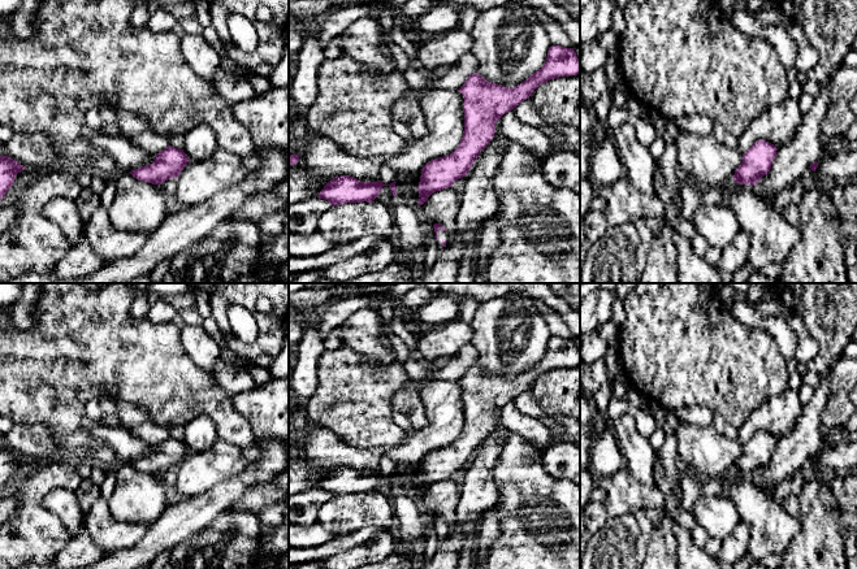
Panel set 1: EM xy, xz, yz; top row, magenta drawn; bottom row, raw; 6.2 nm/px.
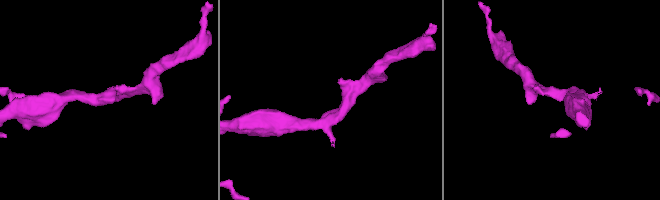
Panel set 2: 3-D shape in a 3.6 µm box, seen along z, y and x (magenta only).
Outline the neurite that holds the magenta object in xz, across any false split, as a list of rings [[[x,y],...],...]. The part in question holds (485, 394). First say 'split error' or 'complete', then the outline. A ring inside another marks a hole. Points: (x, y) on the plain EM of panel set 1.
complete; [[[551,336],[544,357],[514,379],[486,373],[477,364],[471,365],[458,381],[464,388],[463,429],[453,444],[424,456],[417,477],[417,496],[423,496],[433,483],[451,478],[468,465],[480,443],[494,429],[495,413],[505,404],[528,390],[540,375],[579,364],[580,351],[574,339]]]

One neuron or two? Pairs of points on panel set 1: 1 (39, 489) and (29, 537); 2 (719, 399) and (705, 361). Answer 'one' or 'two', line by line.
1: one
2: one

